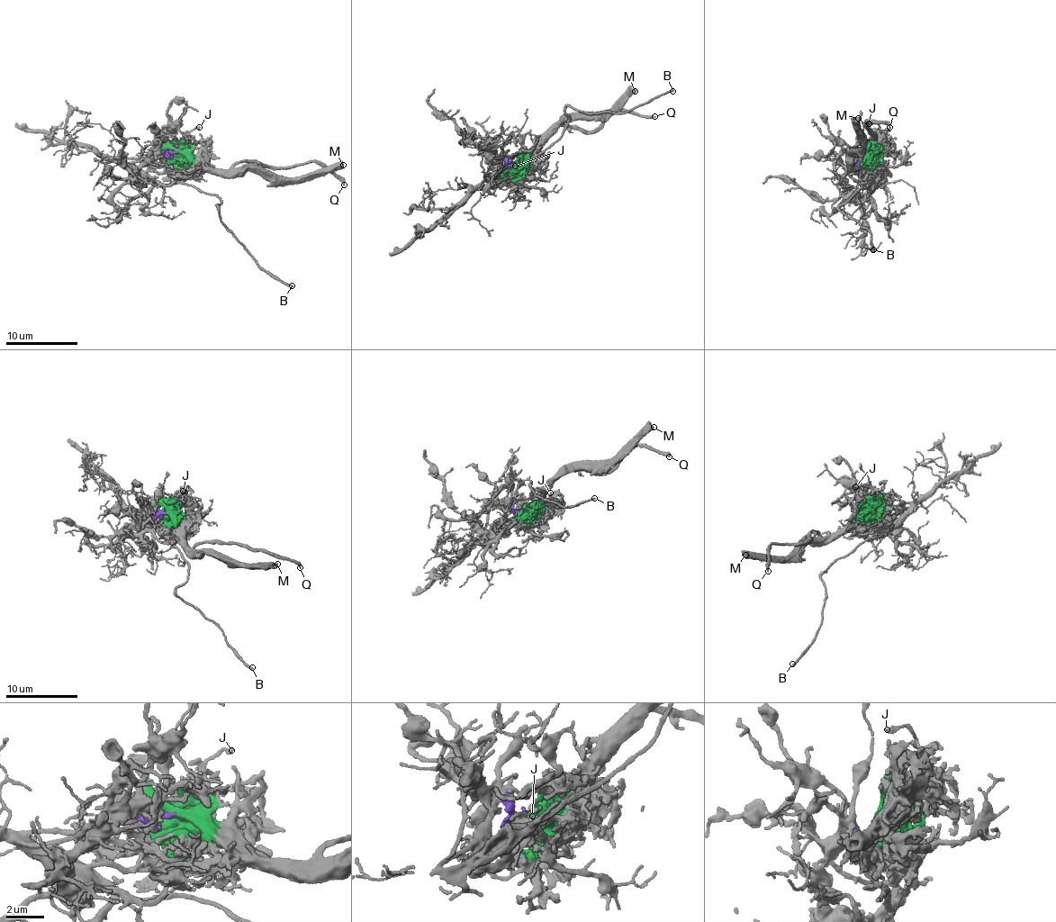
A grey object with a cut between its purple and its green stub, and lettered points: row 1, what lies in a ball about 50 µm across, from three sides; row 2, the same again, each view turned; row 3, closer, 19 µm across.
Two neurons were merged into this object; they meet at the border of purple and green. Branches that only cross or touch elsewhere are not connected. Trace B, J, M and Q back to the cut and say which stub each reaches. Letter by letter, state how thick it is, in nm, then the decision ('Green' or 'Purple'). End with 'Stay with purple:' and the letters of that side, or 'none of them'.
B: Thickness 240 nm. Purple
J: Thickness 170 nm. Green
M: Thickness 550 nm. Green
Q: Thickness 300 nm. Green
Stay with purple: B

